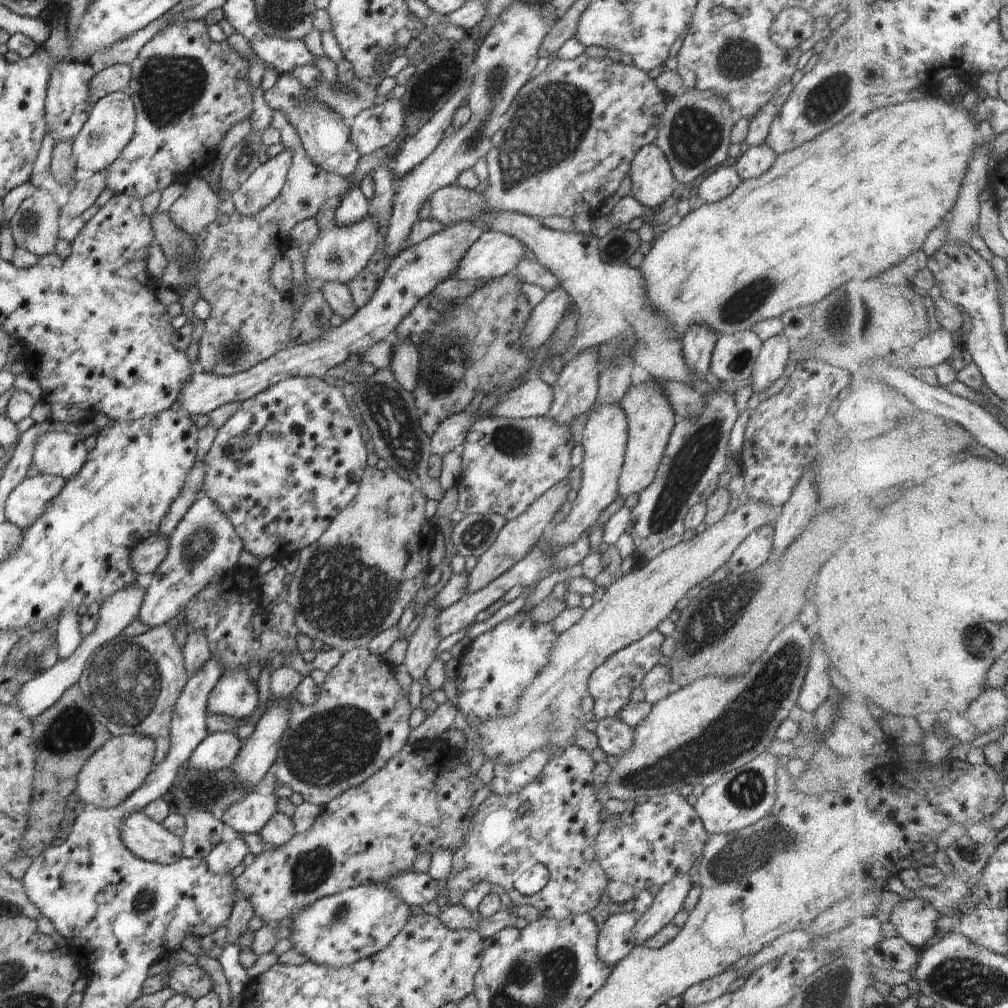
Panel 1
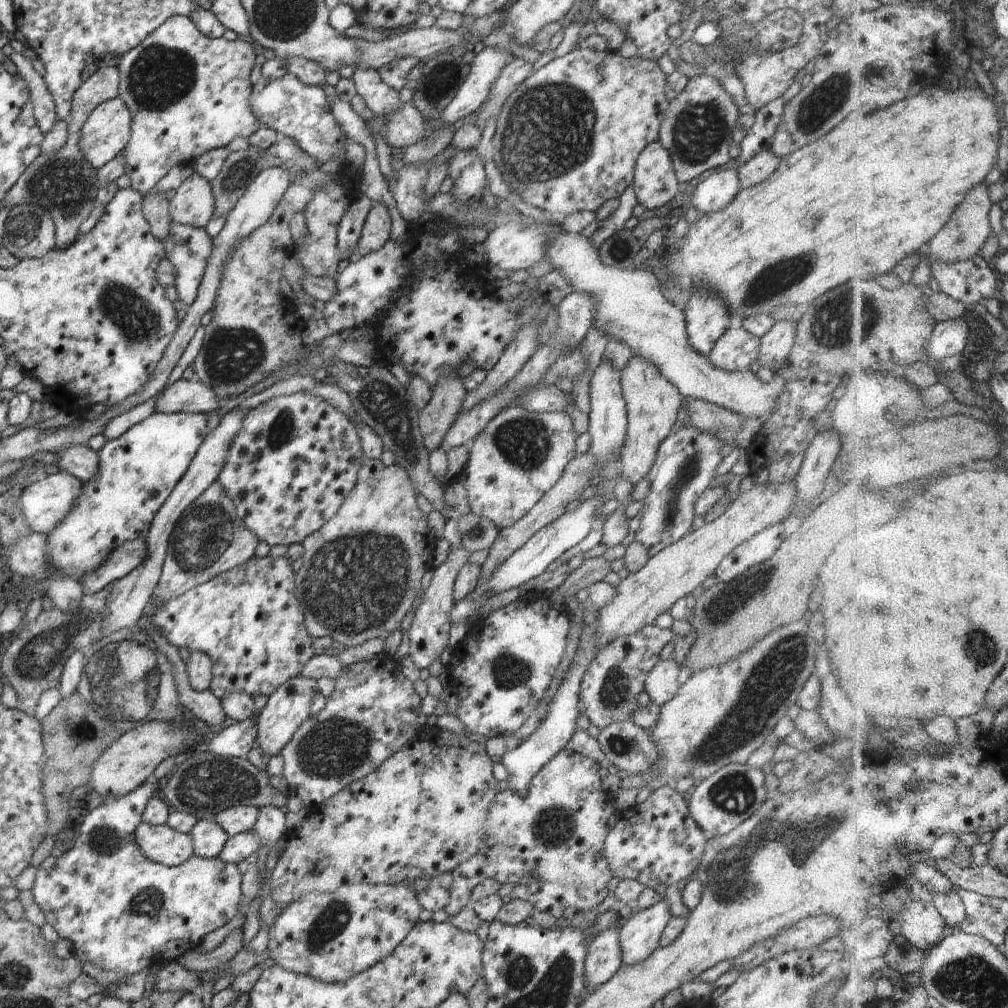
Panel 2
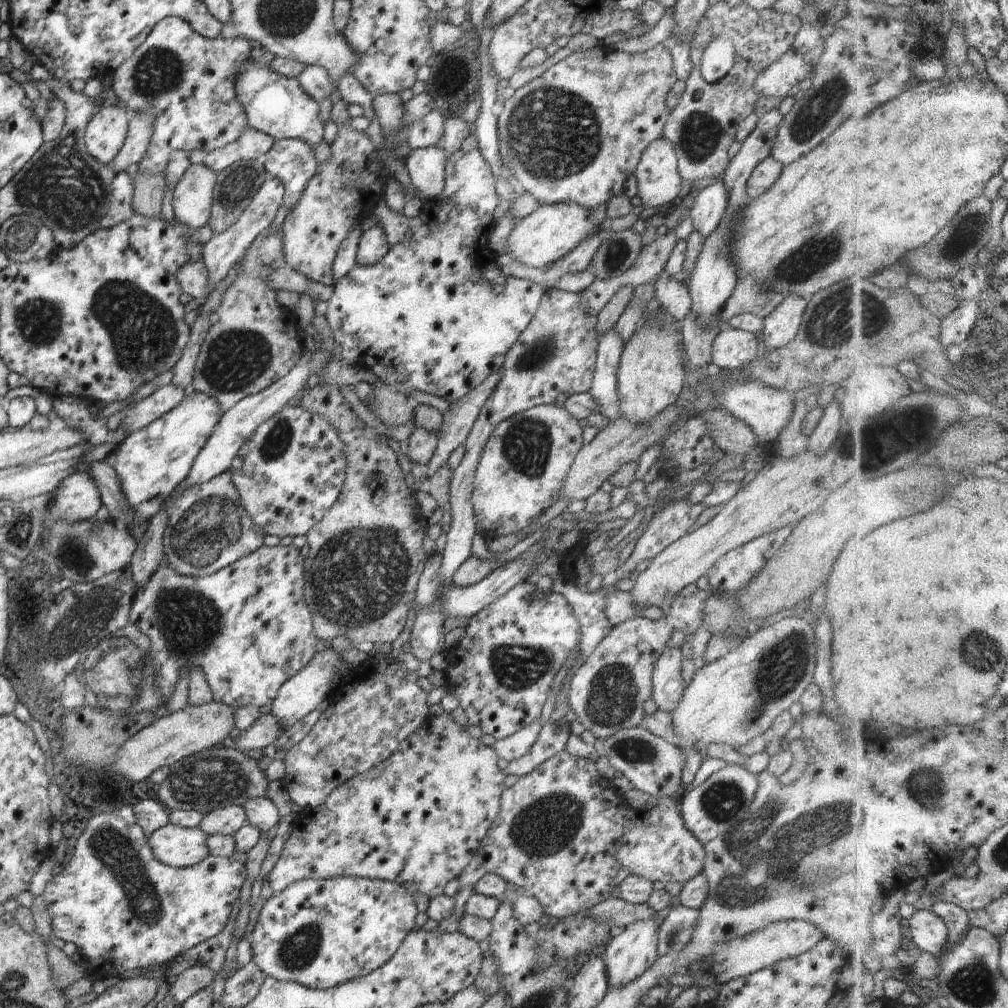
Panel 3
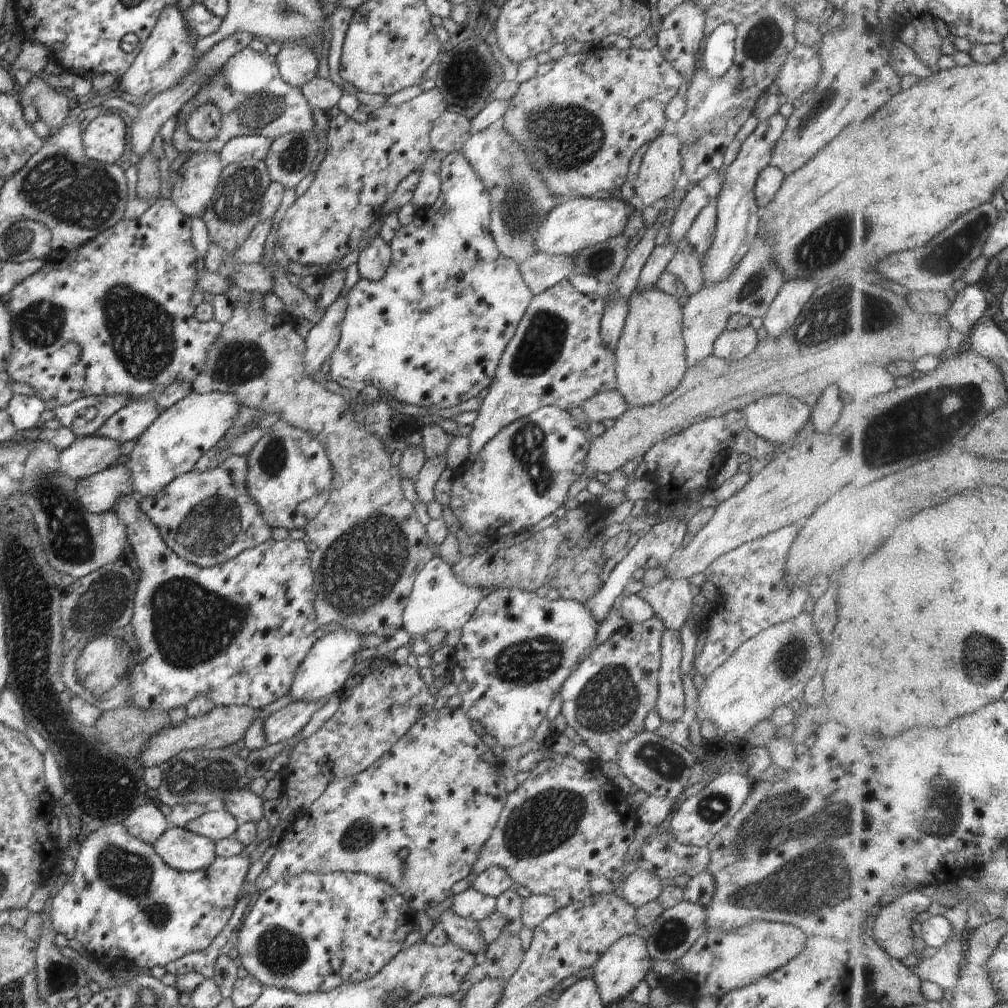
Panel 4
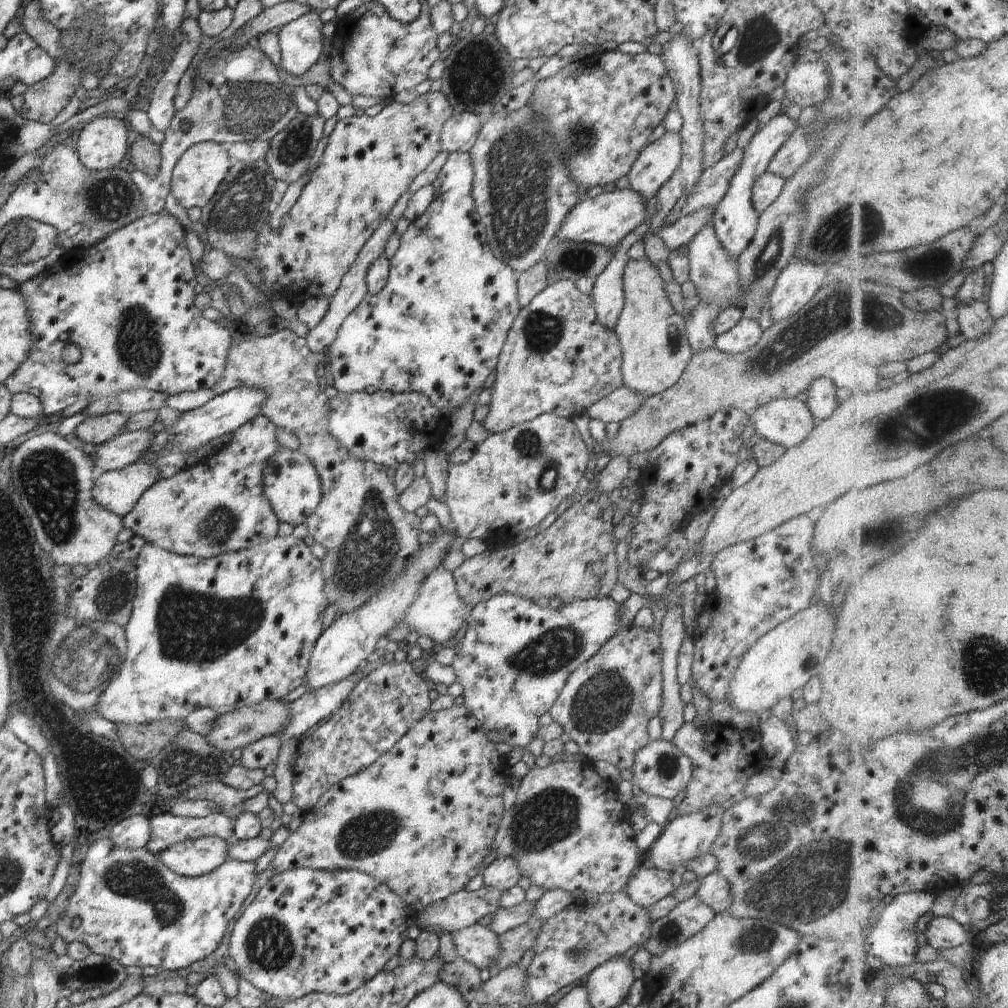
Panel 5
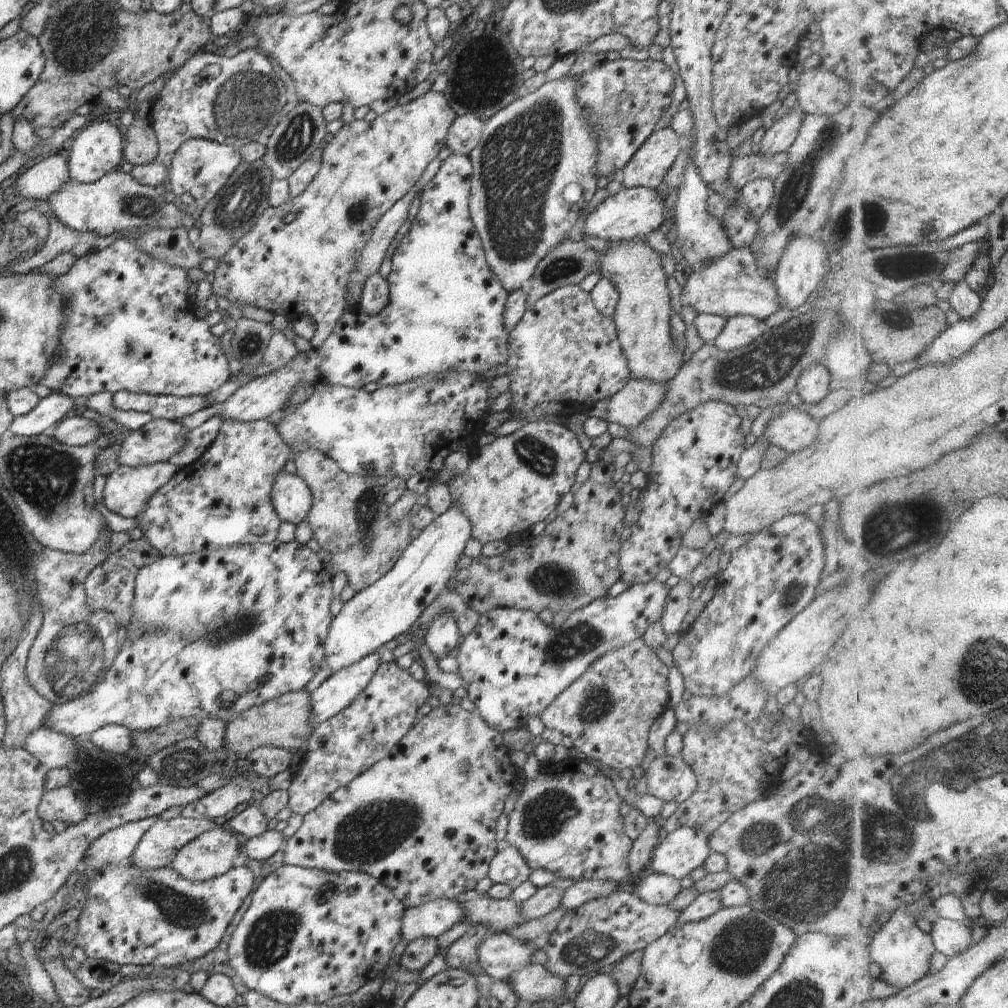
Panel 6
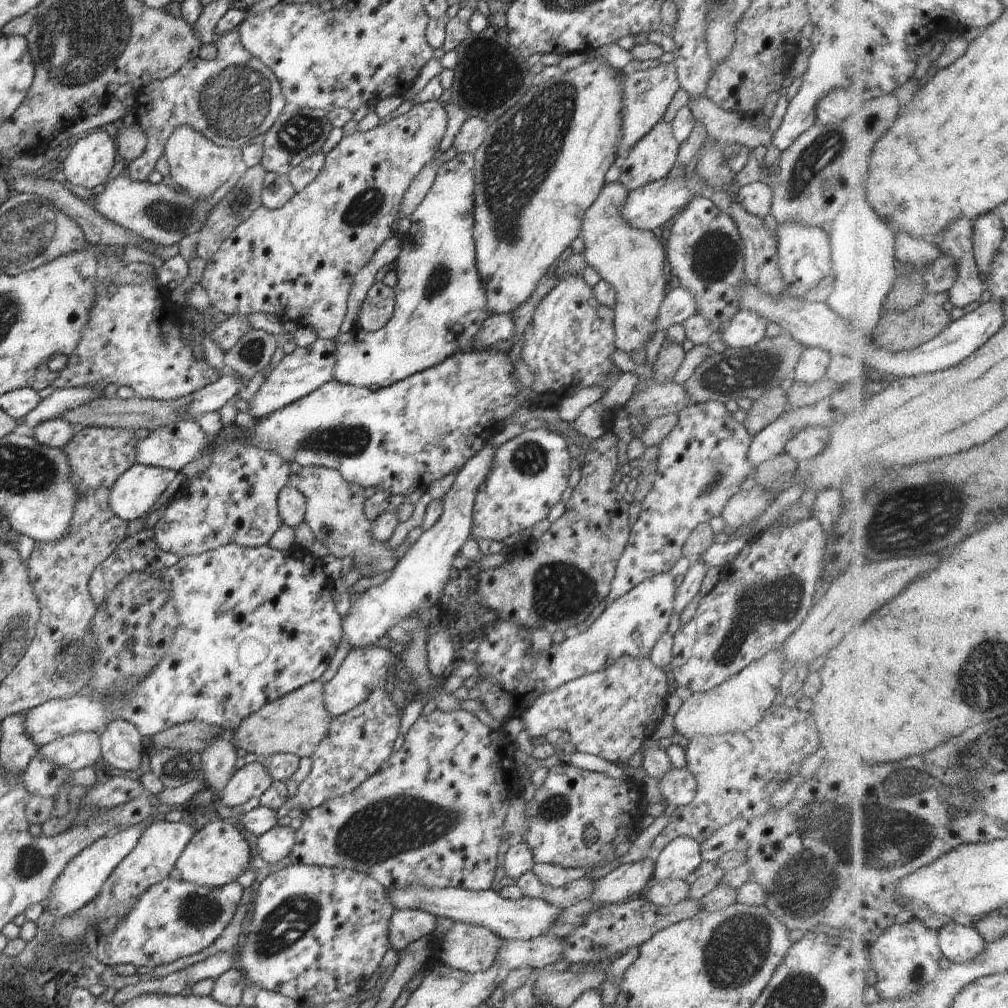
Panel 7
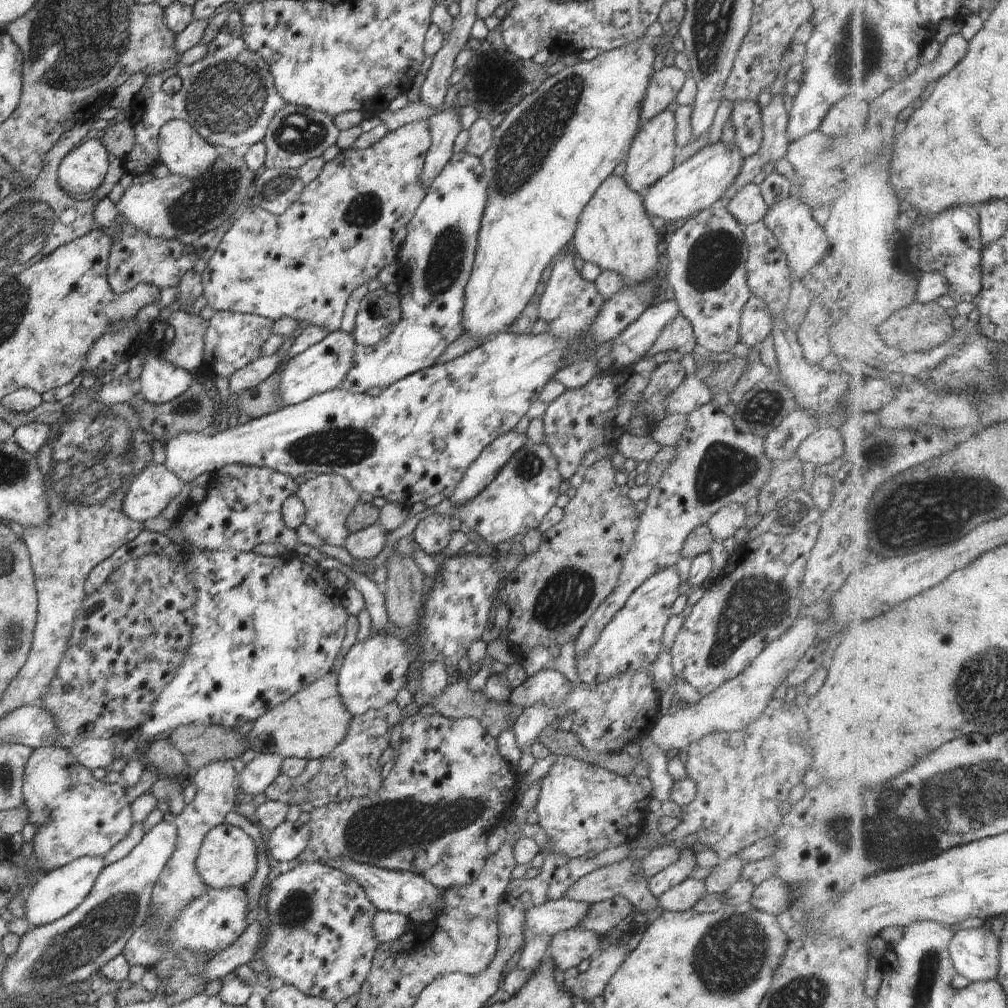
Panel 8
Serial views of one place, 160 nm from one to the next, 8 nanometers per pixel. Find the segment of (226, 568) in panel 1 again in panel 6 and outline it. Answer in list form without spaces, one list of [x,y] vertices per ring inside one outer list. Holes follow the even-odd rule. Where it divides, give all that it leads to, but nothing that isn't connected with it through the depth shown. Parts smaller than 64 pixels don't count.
[[[224,419],[208,450],[196,462],[177,470],[176,474],[150,497],[145,510],[137,516],[140,522],[138,527],[162,557],[181,557],[202,549],[274,542],[283,522],[274,510],[271,492],[277,474],[284,470],[290,456],[292,450],[282,440],[270,419],[248,422]]]

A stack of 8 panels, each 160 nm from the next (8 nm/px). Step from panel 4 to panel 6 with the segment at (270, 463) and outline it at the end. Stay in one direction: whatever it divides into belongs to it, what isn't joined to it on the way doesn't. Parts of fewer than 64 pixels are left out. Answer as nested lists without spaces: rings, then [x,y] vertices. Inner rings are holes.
[[[285,470],[277,474],[271,492],[272,504],[276,514],[282,522],[286,521],[292,524],[298,524],[306,520],[307,514],[313,503],[313,496],[310,487],[296,474],[287,473]]]

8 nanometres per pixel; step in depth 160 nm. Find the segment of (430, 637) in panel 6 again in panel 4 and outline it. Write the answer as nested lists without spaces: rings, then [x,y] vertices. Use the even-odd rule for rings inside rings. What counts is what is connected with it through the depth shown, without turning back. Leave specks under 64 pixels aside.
[[[432,557],[430,562],[416,576],[413,589],[403,612],[403,626],[413,637],[424,637],[432,630],[460,630],[471,614],[474,614],[478,603],[486,596],[487,590],[466,586],[458,582],[454,571],[442,557]]]

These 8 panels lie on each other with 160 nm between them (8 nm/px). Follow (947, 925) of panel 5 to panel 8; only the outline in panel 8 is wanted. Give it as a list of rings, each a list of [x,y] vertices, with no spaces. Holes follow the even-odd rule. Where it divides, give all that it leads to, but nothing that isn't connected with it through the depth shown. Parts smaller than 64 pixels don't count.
[[[990,925],[958,931],[953,938],[953,943],[951,944],[951,955],[955,962],[957,971],[959,974],[962,974],[966,978],[970,979],[972,983],[998,979],[1001,974],[1001,944],[1001,938],[992,932]]]

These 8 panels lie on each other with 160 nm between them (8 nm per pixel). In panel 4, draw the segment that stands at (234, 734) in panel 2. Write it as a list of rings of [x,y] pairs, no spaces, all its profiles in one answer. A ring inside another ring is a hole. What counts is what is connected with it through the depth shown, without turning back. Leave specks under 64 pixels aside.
[[[327,698],[315,701],[292,701],[286,707],[271,715],[266,714],[263,729],[268,745],[283,743],[297,736],[310,722],[312,714],[326,704]]]

